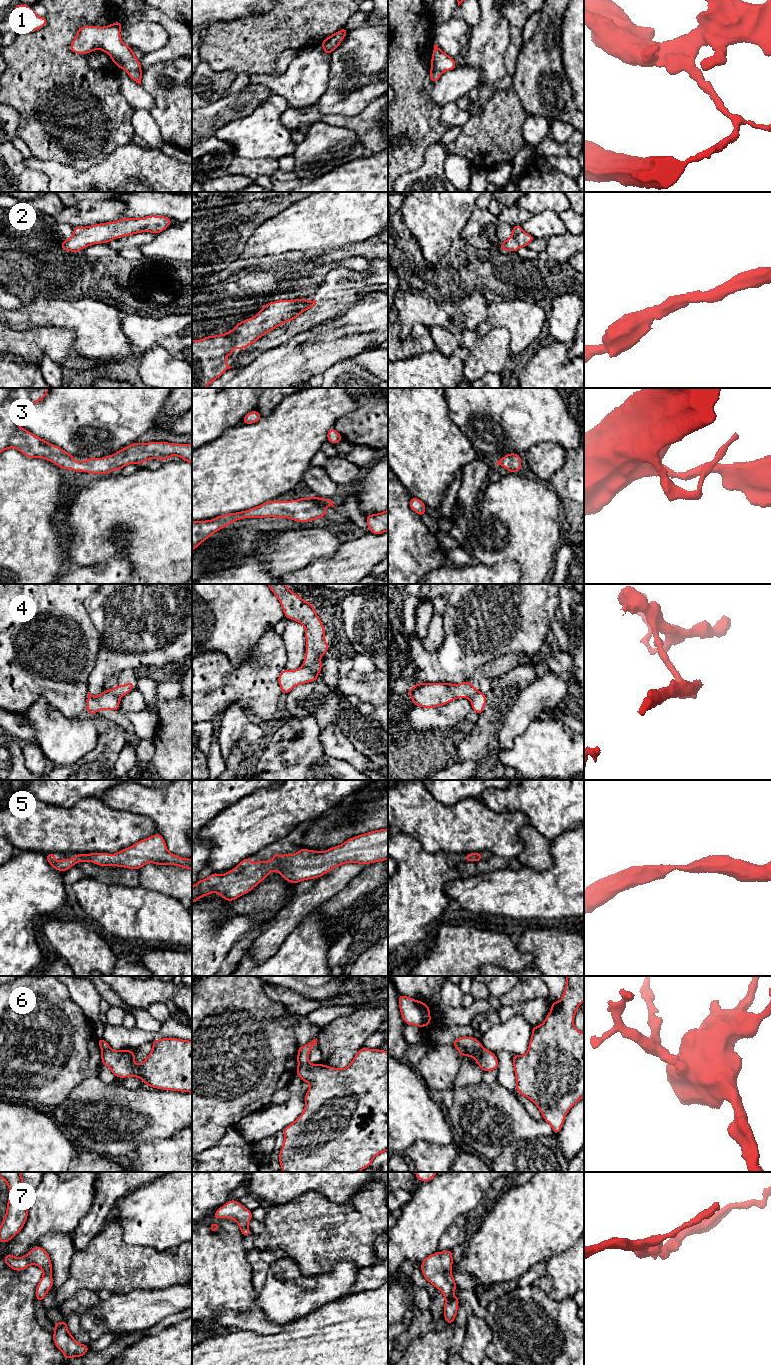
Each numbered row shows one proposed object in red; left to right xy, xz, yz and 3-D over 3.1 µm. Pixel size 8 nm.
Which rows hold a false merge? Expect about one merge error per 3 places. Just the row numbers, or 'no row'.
1, 4, 6

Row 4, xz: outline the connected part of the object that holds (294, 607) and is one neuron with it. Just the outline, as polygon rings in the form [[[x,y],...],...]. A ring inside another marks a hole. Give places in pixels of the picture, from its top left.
[[[266,584],[278,598],[284,616],[302,624],[305,628],[306,654],[303,666],[320,673],[322,670],[321,656],[329,646],[325,640],[323,622],[316,614],[313,605],[289,590],[286,584]]]

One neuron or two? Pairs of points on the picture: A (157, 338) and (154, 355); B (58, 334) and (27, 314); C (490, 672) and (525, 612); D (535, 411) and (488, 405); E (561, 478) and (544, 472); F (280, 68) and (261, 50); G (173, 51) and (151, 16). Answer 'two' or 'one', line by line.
A: two
B: two
C: two
D: one
E: two
F: two
G: one

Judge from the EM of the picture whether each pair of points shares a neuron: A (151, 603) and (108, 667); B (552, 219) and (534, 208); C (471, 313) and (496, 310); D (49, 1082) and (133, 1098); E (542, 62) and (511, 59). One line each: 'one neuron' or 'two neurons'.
A: one neuron
B: two neurons
C: two neurons
D: two neurons
E: two neurons

